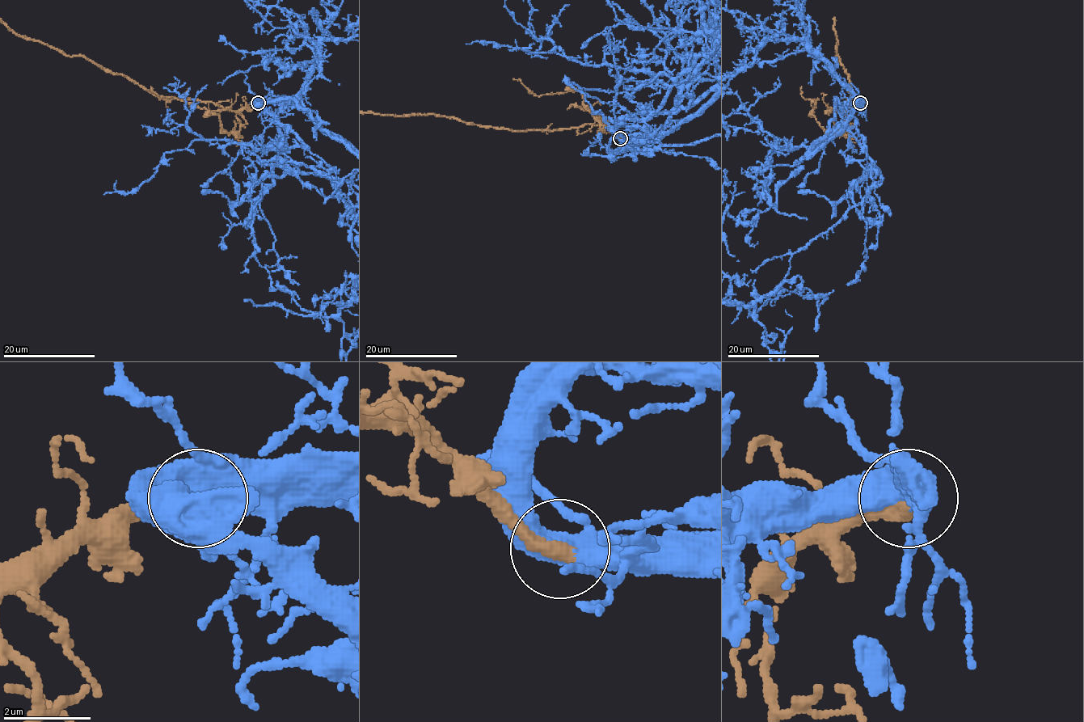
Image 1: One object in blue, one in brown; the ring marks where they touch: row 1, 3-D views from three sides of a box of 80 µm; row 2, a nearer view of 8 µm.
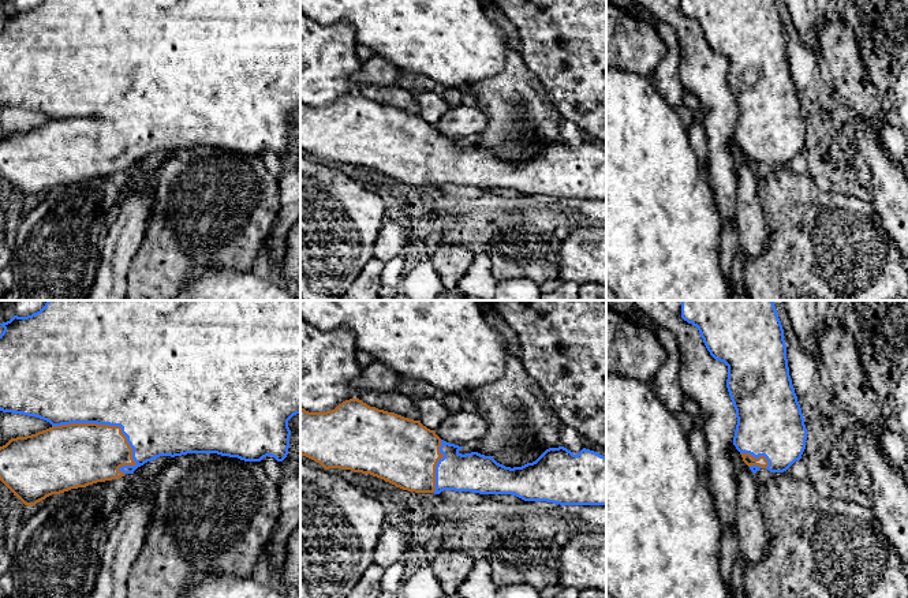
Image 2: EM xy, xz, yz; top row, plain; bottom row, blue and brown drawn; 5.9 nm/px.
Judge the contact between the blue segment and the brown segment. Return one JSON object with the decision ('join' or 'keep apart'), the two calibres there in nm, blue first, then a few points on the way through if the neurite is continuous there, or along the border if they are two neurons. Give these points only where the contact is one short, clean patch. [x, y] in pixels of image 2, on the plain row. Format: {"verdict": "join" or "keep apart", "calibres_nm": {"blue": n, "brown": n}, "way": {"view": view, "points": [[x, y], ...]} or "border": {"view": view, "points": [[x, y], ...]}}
{"verdict": "join", "calibres_nm": {"blue": 500, "brown": 380}}

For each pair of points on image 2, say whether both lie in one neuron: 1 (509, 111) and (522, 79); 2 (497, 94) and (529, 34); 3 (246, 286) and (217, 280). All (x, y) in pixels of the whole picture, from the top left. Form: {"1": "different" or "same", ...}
{"1": "same", "2": "different", "3": "same"}

